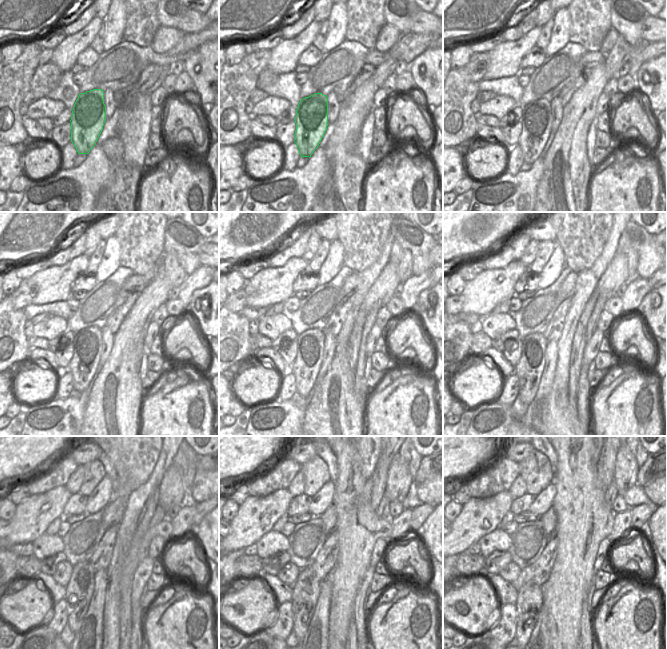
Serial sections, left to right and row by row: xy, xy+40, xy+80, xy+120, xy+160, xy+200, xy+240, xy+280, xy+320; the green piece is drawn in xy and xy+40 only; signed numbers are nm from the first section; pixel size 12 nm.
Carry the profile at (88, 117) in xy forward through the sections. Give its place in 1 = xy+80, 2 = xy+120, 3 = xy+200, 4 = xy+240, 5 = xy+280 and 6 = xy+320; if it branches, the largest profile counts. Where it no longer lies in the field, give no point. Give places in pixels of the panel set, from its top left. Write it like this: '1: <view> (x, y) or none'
1: xy+80 (536, 117)
2: xy+120 (87, 343)
3: xy+200 (529, 369)
4: xy+240 (79, 591)
5: xy+280 (305, 591)
6: xy+320 (529, 603)

